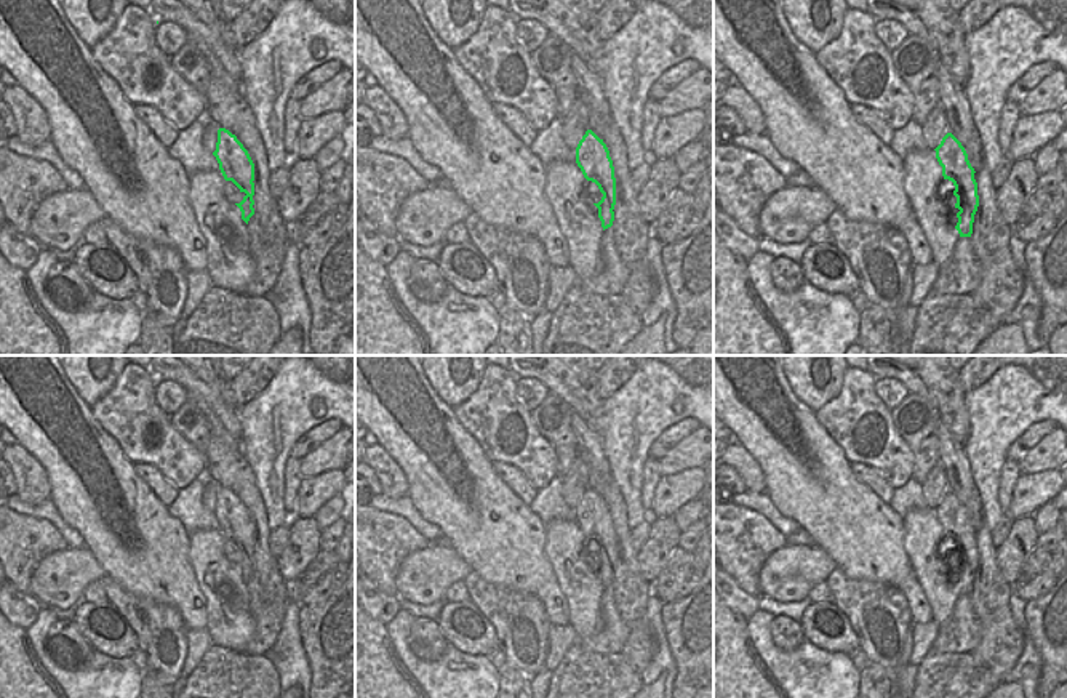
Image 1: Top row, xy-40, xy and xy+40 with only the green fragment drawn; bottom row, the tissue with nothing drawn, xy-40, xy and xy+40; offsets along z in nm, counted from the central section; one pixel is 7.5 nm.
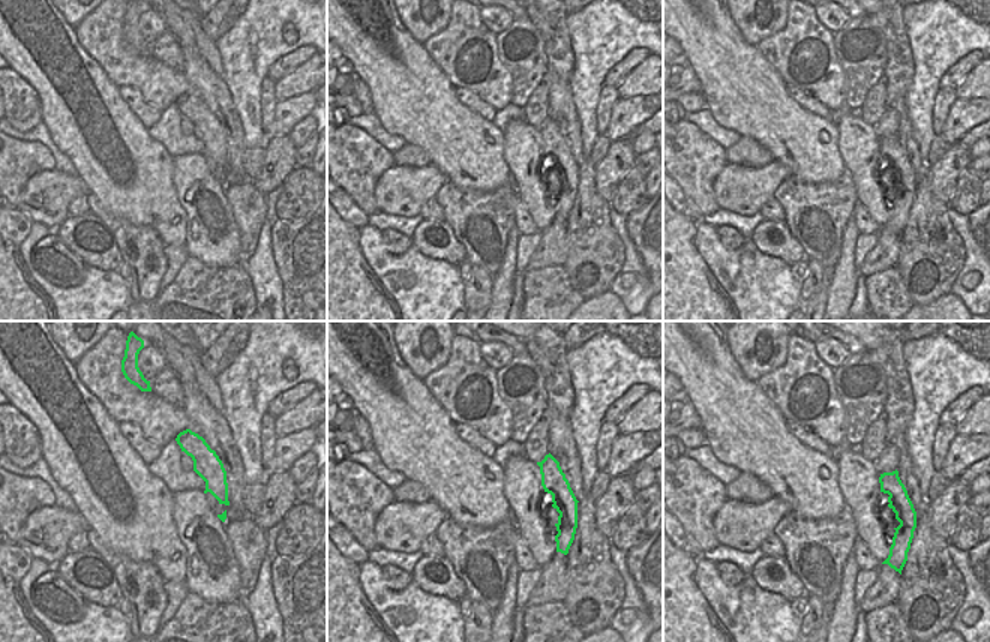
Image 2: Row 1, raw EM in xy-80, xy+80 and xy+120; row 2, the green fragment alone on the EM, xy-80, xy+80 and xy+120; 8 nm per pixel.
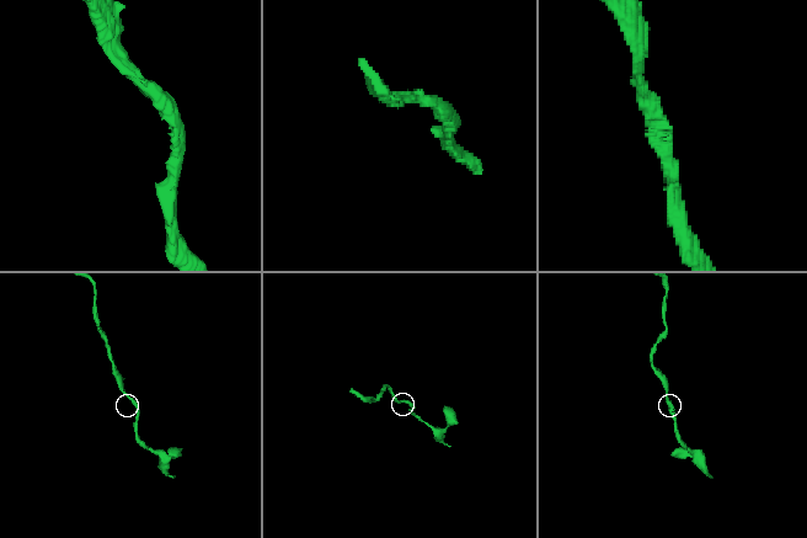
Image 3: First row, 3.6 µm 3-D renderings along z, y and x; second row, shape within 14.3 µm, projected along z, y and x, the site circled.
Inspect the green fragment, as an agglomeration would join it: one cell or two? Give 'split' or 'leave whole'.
leave whole

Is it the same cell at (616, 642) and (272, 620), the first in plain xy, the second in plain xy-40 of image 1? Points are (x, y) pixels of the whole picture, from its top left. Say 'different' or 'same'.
same

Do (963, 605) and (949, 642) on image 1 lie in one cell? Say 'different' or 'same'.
same

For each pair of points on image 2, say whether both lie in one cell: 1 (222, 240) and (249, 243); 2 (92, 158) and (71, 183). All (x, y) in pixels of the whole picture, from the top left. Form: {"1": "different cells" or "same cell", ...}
{"1": "different cells", "2": "different cells"}

